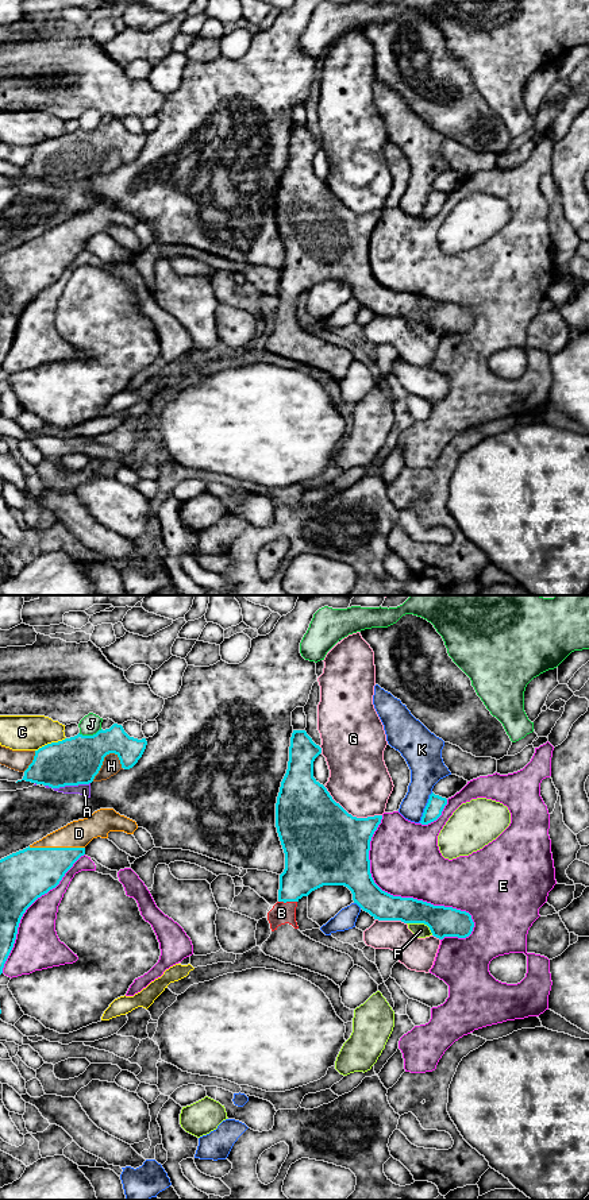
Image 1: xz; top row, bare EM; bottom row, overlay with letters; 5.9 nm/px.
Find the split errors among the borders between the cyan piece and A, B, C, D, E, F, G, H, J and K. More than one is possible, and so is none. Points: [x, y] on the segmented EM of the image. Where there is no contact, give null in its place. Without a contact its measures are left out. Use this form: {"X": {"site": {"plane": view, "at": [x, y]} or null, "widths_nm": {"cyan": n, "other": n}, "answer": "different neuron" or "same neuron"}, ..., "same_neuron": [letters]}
{"A": {"site": {"plane": "xz", "at": [66, 784]}, "widths_nm": {"cyan": 280, "other": 70}, "answer": "different neuron"}, "B": {"site": {"plane": "xz", "at": [288, 901]}, "widths_nm": {"cyan": 280, "other": 130}, "answer": "same neuron"}, "C": {"site": {"plane": "xz", "at": [52, 743]}, "widths_nm": {"cyan": 280, "other": 200}, "answer": "different neuron"}, "D": {"site": {"plane": "xz", "at": [57, 848]}, "widths_nm": {"cyan": 300, "other": 160}, "answer": "same neuron"}, "E": {"site": {"plane": "xz", "at": [400, 896]}, "widths_nm": {"cyan": 170, "other": 420}, "answer": "different neuron"}, "F": {"site": {"plane": "xz", "at": [422, 922]}, "widths_nm": {"cyan": 180, "other": 90}, "answer": "different neuron"}, "G": {"site": {"plane": "xz", "at": [350, 814]}, "widths_nm": {"cyan": 480, "other": 360}, "answer": "different neuron"}, "H": {"site": {"plane": "xz", "at": [101, 763]}, "widths_nm": {"cyan": 280, "other": 110}, "answer": "different neuron"}, "J": {"site": {"plane": "xz", "at": [89, 736]}, "widths_nm": {"cyan": 280, "other": 120}, "answer": "different neuron"}, "K": {"site": {"plane": "xz", "at": [426, 807]}, "widths_nm": {"cyan": 100, "other": 200}, "answer": "different neuron"}, "same_neuron": ["B", "D"]}

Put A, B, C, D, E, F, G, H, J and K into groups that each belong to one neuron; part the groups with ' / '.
A / B D / C / E / F / G / H / J / K

